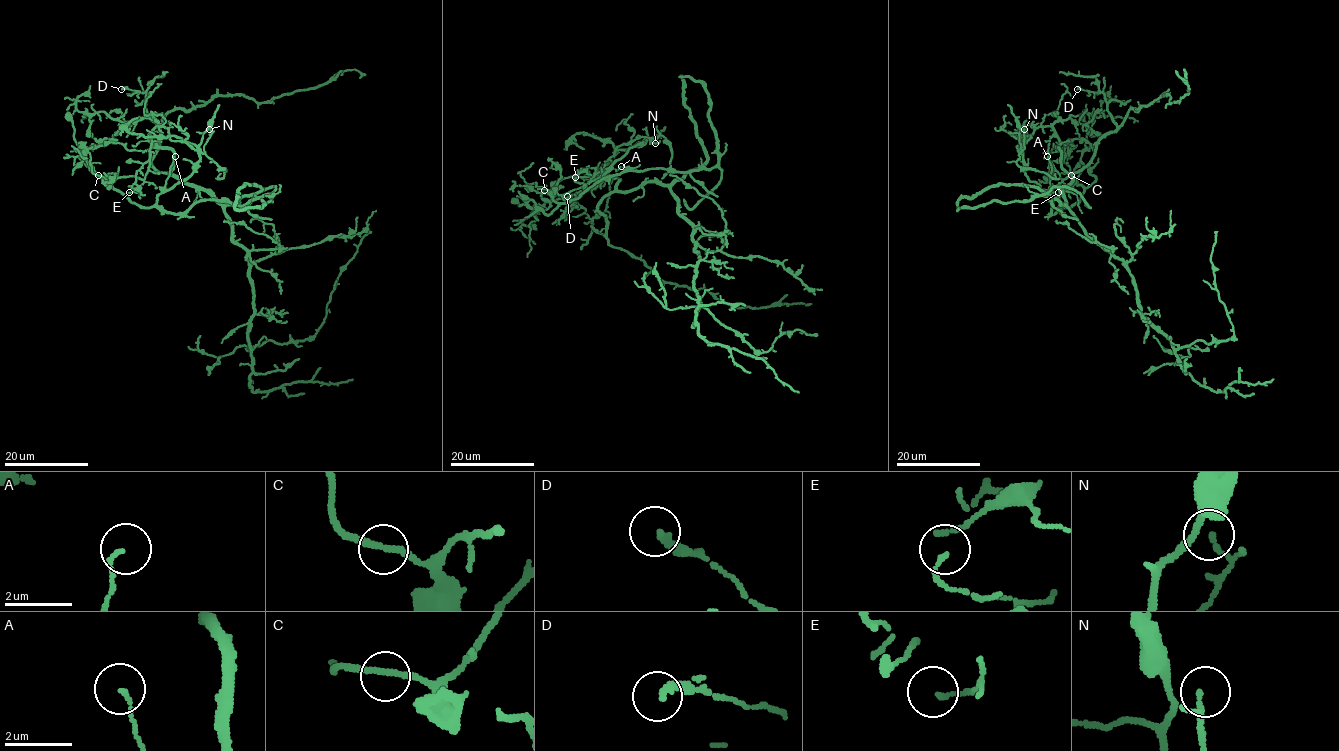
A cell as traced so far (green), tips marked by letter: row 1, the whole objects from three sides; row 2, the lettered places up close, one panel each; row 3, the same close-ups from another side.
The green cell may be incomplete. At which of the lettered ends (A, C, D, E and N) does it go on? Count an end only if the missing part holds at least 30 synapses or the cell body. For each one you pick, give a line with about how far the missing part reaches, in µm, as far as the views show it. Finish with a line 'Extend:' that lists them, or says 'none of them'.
Extend: none of them

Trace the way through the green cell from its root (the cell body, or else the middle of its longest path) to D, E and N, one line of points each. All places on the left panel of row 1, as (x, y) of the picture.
D: (225, 210), (205, 190), (160, 173), (151, 165), (159, 144), (159, 126), (146, 110), (145, 92), (121, 89)
E: (225, 210), (205, 190), (172, 176), (173, 152), (157, 147), (149, 136), (148, 171), (144, 181), (129, 192)
N: (225, 210), (205, 190), (172, 176), (173, 152), (149, 139), (164, 126), (204, 153), (209, 129)

